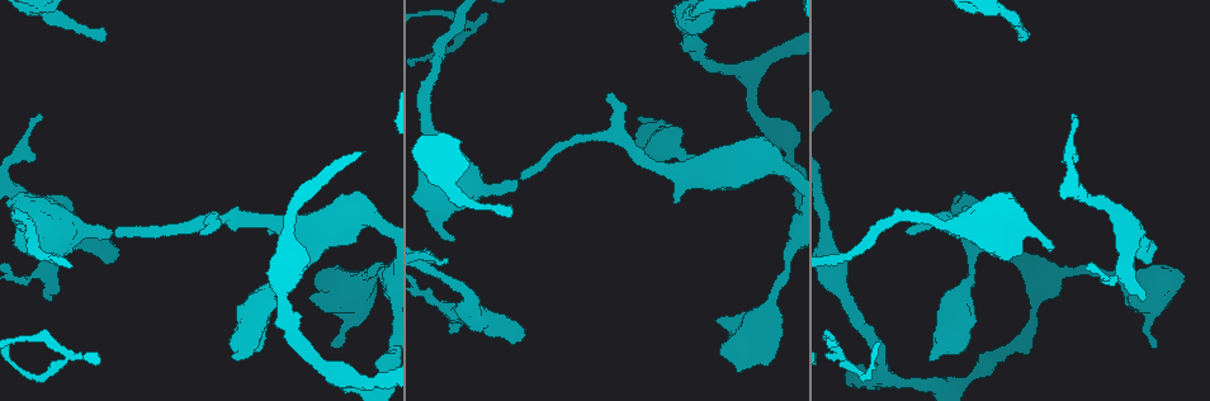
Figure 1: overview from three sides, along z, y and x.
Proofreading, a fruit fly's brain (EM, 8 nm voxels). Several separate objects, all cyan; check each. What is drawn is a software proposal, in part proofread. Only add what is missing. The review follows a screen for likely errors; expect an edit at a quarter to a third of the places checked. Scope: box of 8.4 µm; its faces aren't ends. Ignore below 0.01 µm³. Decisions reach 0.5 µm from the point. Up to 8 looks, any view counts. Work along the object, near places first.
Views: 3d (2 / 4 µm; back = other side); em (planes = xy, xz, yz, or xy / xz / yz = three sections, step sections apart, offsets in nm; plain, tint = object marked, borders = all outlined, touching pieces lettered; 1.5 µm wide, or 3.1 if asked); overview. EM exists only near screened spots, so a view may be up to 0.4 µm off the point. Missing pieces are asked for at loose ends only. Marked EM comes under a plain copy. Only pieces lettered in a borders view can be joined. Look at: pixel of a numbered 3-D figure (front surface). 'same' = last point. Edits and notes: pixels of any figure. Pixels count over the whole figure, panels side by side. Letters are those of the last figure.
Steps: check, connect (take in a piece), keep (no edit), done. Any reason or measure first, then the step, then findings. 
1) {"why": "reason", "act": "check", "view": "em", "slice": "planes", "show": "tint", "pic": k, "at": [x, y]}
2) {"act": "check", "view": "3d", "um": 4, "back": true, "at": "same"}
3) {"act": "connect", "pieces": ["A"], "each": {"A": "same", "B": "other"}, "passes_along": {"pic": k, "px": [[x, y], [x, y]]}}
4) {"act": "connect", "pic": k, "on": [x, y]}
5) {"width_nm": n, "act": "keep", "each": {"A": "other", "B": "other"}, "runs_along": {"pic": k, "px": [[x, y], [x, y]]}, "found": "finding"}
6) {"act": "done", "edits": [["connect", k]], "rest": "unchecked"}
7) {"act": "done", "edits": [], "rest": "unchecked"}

{"why": "an open end", "act": "check", "view": "em", "slice": "xz", "step": 8, "show": "borders", "pic": 1, "at": [108, 229]}

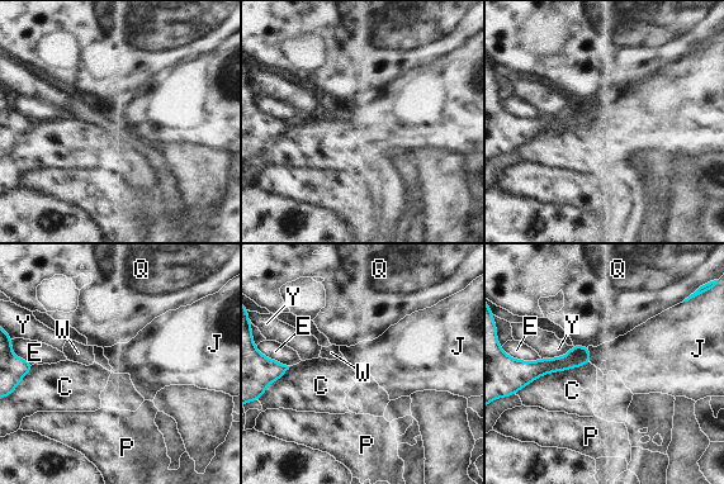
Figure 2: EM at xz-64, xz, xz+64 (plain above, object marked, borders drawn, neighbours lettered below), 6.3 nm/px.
{"act": "keep", "each": {"C": "other", "E": "other", "J": "other", "P": "other", "Q": "other", "W": "other", "Y": "other"}, "runs_along": {"pic": 2, "px": [[585, 350], [531, 376]]}, "found": "no lettered piece goes on from it"}

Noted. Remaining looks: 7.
{"why": "thick end", "act": "check", "view": "em", "slice": "xy", "step": 4, "show": "tint", "pic": 1, "at": [458, 332]}

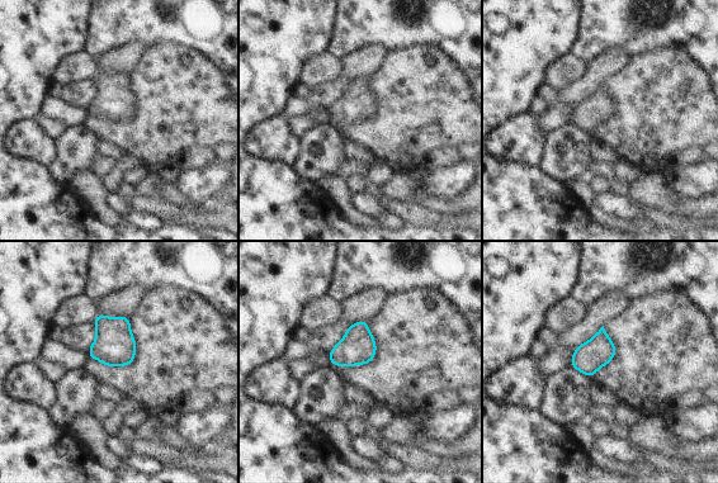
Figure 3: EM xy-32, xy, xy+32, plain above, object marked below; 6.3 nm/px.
{"act": "check", "view": "em", "slice": "planes", "show": "borders", "at": "same"}

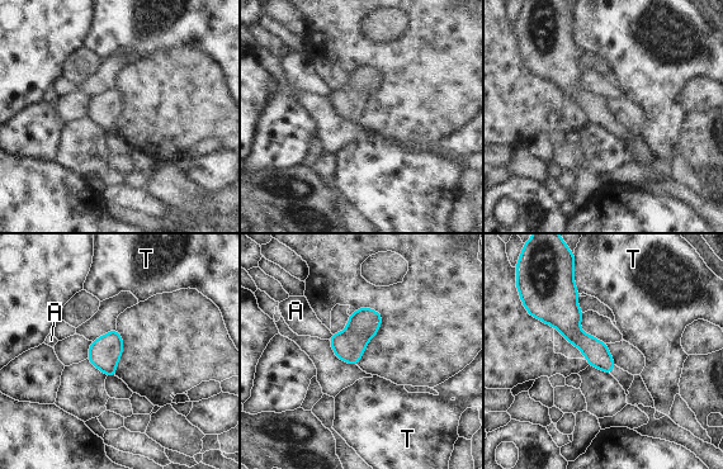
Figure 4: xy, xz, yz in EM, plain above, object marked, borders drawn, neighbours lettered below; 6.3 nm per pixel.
{"act": "keep", "each": {"A": "other", "T": "other"}, "border": {"pic": 4, "px": [[573, 280], [573, 285], [580, 293]]}, "found": "none of them fits"}

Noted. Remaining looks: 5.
{"why": "an open end", "act": "check", "view": "em", "slice": "yz", "step": 8, "show": "tint", "pic": 1, "at": [1154, 347]}

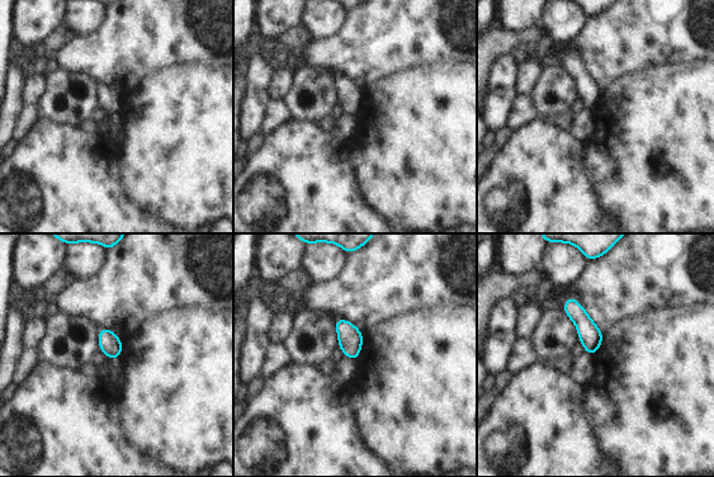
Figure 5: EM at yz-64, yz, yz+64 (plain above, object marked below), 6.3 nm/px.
{"act": "check", "view": "em", "slice": "yz", "step": 8, "show": "borders", "at": "same"}

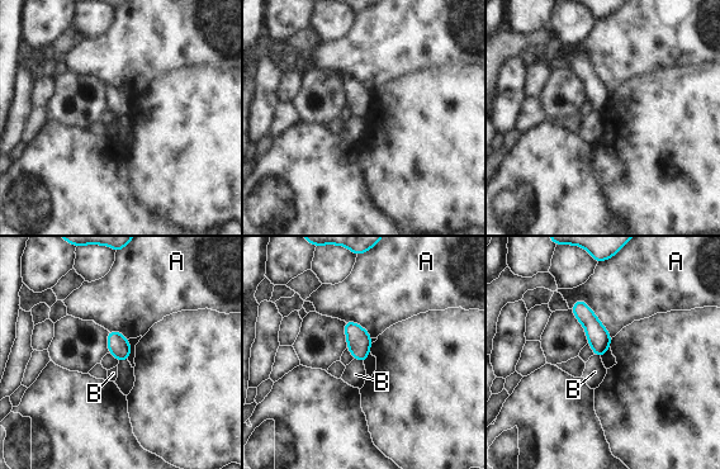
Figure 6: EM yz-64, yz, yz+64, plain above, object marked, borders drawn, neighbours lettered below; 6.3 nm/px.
{"longest_contact_nm": ["A", 340], "act": "keep", "each": {"A": "other", "B": "other"}, "border": {"pic": 6, "px": [[354, 358], [363, 363]]}, "found": "none of them fits"}

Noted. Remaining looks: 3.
{"act": "done", "edits": [], "rest": "unchecked"}

